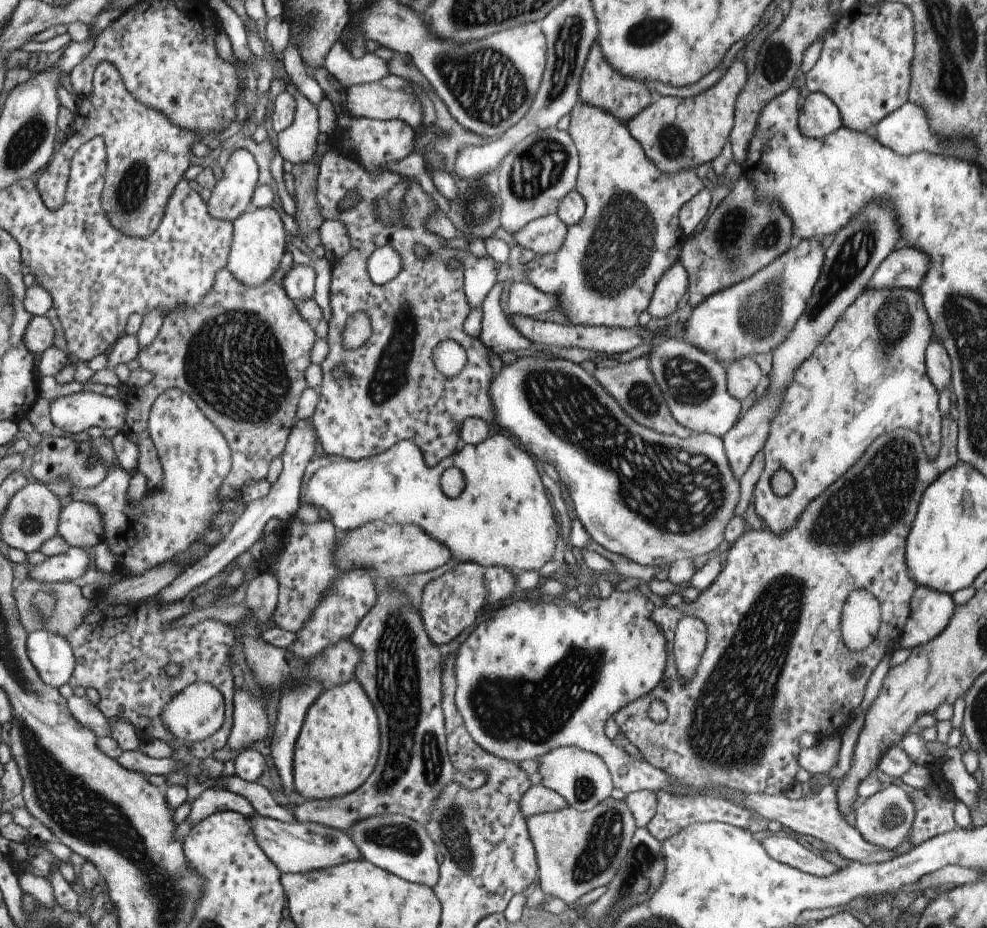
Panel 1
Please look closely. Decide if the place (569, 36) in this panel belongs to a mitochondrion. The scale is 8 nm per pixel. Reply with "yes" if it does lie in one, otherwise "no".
yes

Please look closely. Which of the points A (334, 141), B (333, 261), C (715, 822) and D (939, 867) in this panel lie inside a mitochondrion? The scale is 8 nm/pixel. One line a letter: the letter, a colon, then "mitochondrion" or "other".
A: other
B: other
C: other
D: other

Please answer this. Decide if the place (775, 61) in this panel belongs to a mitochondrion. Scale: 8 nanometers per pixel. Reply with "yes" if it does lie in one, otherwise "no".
yes

